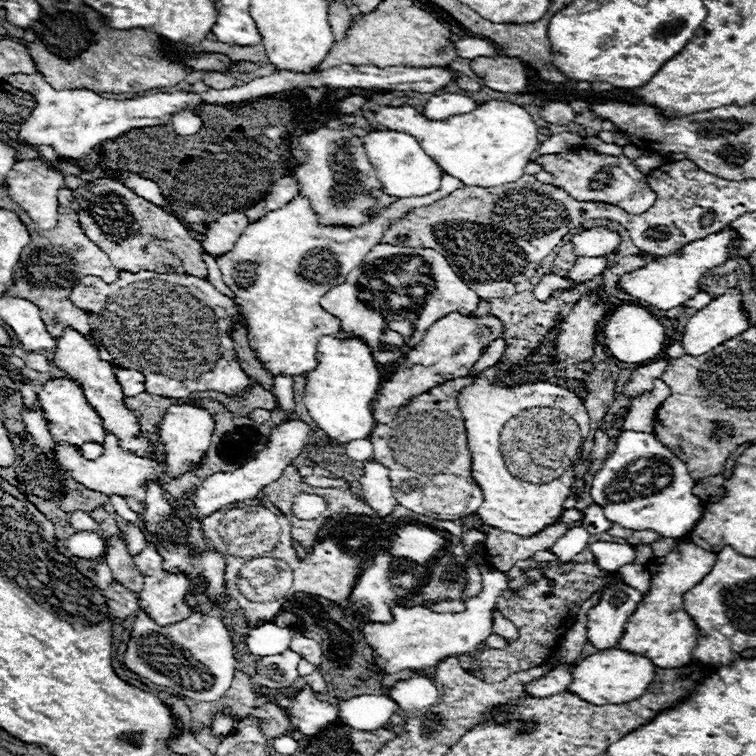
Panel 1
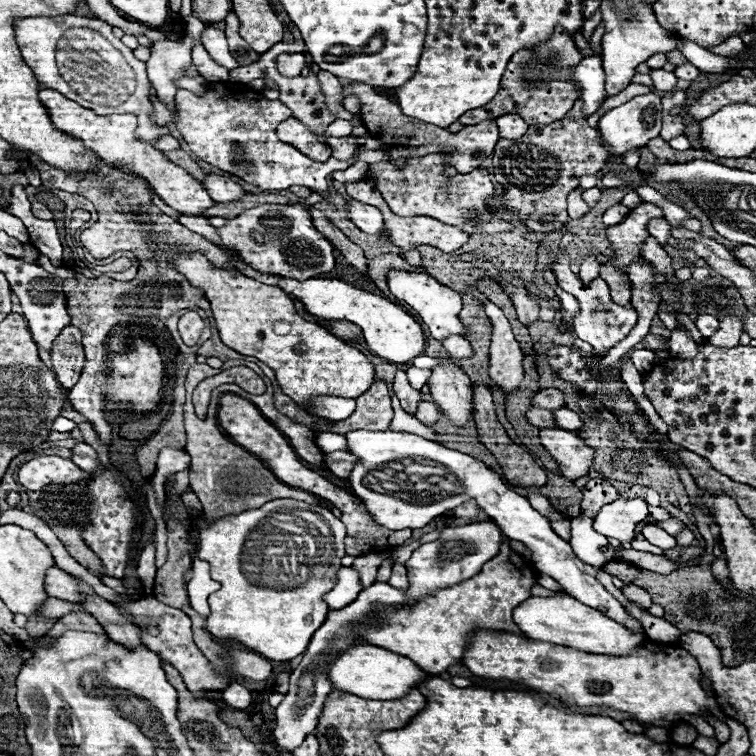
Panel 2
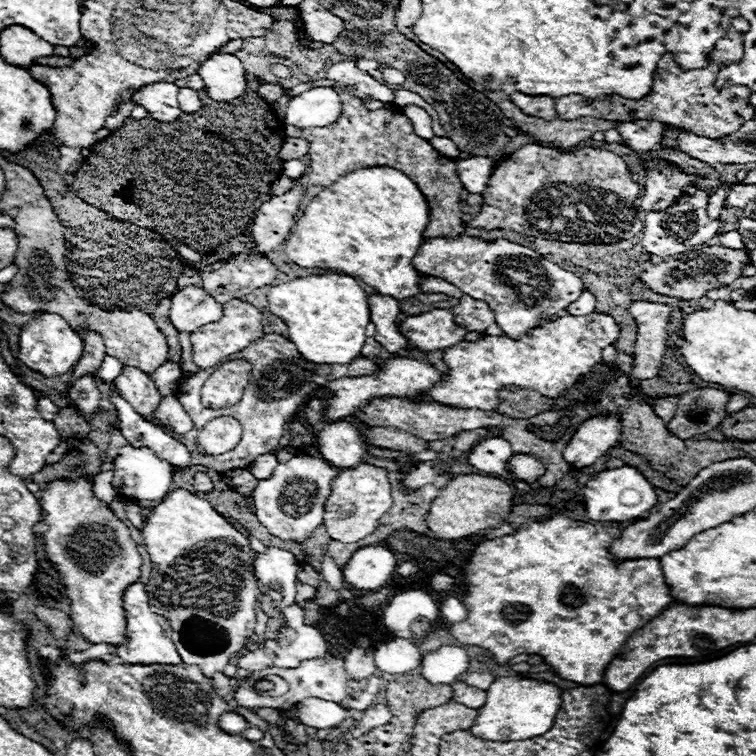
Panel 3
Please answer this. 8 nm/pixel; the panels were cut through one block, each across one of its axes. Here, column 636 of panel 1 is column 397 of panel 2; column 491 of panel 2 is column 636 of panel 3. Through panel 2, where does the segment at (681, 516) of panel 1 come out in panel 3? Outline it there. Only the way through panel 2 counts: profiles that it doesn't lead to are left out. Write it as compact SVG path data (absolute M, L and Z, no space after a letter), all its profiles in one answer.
M632 466L604 468L592 472L582 486L582 496L584 496L588 518L600 522L632 522L640 518L642 512L650 510L656 504L654 486Z

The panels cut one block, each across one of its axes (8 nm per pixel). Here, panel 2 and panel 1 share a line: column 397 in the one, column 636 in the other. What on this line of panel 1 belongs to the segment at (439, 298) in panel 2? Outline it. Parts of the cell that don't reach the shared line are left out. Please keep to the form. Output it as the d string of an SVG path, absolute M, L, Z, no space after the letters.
M728 226L722 232L716 232L712 236L702 238L702 240L694 240L692 244L686 244L680 252L676 252L672 256L650 260L644 268L638 268L630 274L624 274L618 282L618 286L626 294L630 294L638 300L646 300L660 310L676 308L676 306L684 304L686 300L690 300L698 292L698 282L702 280L702 276L708 270L722 266L730 258L730 246L734 244L734 240L738 240L738 234Z

